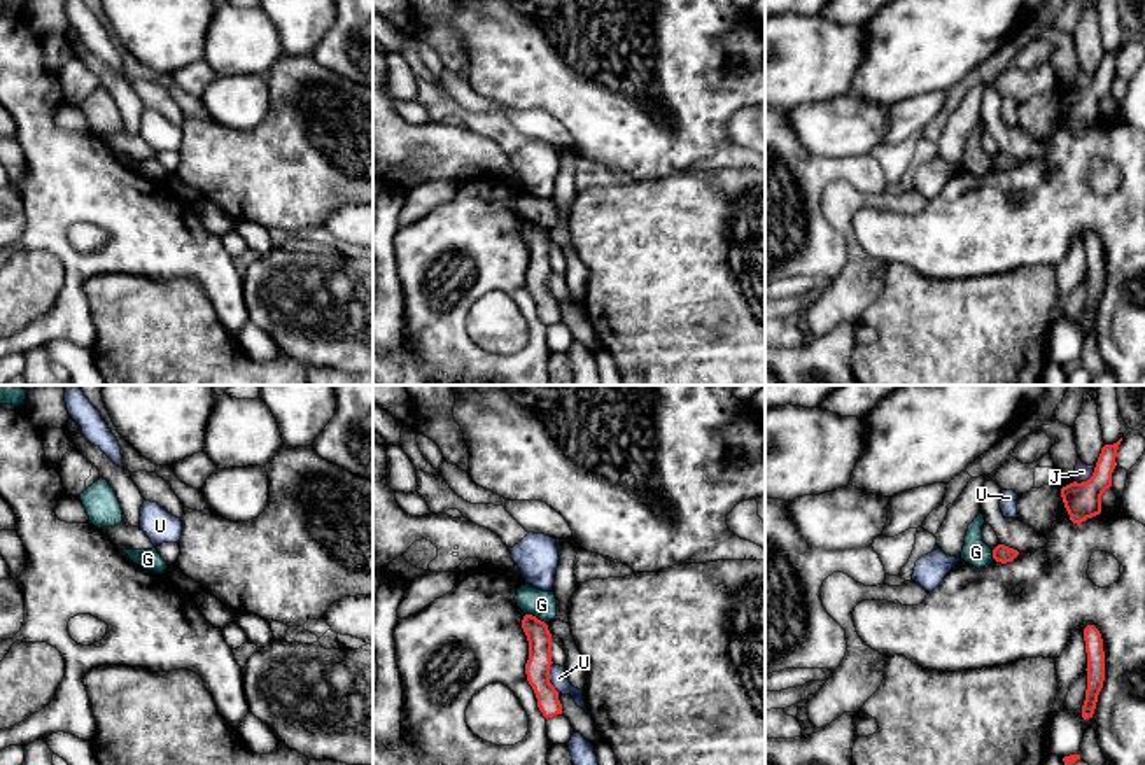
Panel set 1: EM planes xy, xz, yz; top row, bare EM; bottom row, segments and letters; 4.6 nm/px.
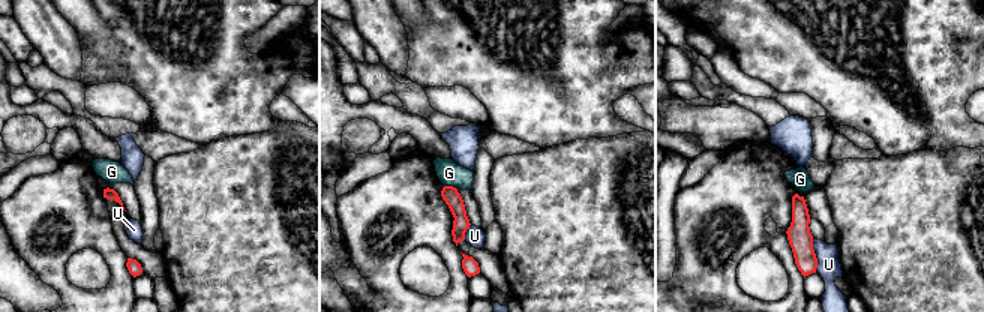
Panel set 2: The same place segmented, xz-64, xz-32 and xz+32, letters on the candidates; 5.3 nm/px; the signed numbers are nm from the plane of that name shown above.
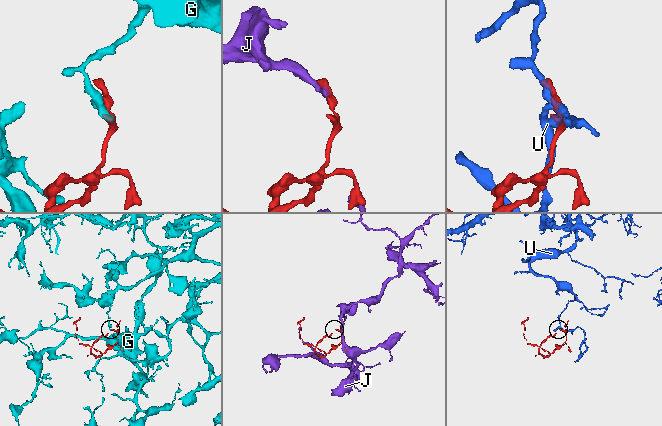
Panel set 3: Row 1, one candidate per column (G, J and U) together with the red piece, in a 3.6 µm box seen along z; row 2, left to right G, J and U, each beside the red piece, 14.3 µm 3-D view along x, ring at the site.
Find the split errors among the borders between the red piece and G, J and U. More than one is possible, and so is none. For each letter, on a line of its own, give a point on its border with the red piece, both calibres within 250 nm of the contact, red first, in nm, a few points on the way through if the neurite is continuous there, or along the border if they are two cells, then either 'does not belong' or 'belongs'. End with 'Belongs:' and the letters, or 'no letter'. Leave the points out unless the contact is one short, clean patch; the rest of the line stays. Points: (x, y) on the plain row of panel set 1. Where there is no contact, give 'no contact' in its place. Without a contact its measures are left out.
G: xz (536, 226) | 110/130 nm | along xz (526, 221), (545, 231) | does not belong
J: yz (1088, 88) | 170/80 nm | along yz (1096, 74), (1086, 88), (1074, 90) | does not belong
U: xz (548, 286) | 110/80 nm | along xz (552, 270), (550, 291), (559, 300) | does not belong
Belongs: no letter

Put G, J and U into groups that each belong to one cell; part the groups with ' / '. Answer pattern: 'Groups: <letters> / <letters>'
Groups: G / J / U

